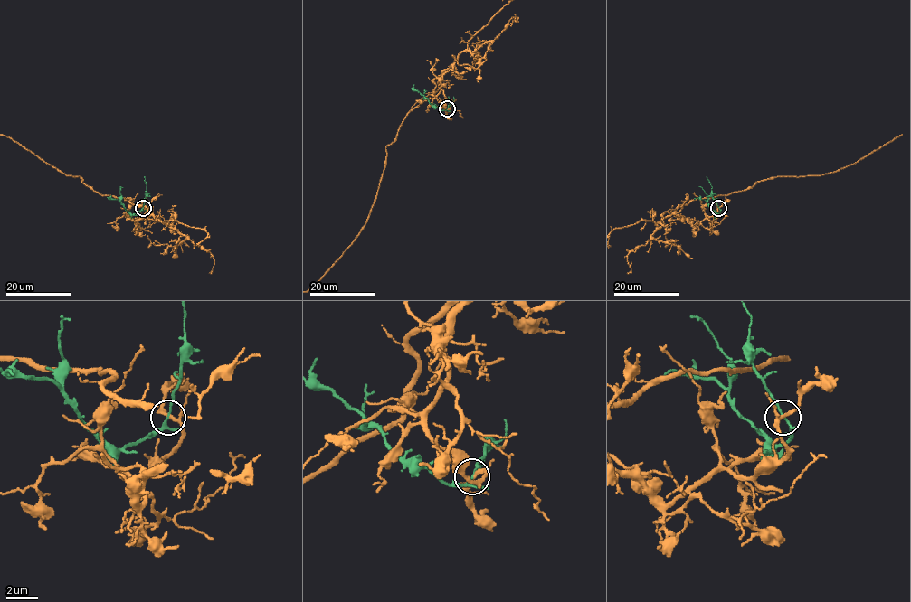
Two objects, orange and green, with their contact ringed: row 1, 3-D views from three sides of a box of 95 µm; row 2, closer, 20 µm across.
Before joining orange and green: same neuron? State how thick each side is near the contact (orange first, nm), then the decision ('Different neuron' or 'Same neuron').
Thickness 190 nm (orange) against 120 nm. Different neuron

